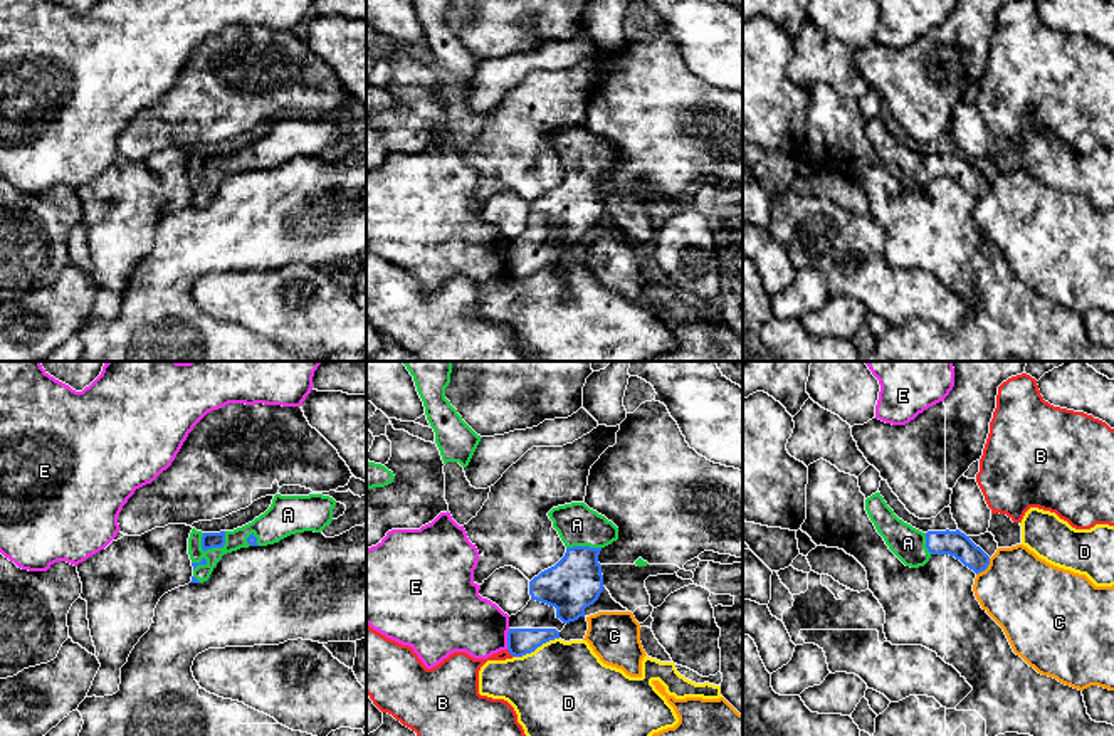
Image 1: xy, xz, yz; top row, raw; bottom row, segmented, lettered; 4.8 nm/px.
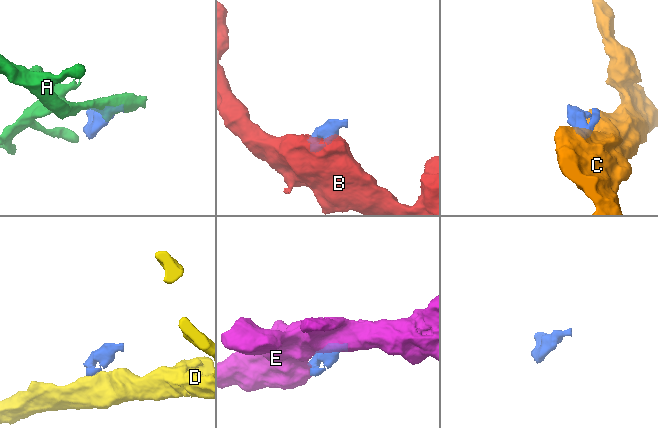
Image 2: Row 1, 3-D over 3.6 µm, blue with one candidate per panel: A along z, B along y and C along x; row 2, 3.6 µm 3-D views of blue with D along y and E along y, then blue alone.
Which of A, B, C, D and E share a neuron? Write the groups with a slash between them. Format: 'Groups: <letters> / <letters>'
Groups: A / B / C / D / E

